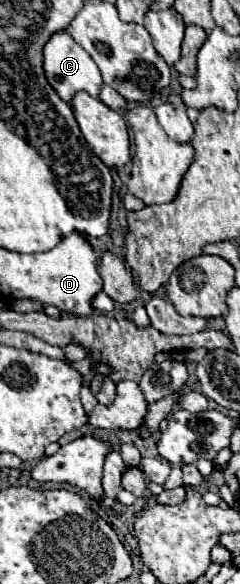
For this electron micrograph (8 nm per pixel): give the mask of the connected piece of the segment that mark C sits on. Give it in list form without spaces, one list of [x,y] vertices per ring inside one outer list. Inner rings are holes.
[[[58,32],[50,38],[50,42],[46,42],[46,46],[44,46],[44,74],[64,102],[70,102],[72,96],[80,90],[84,90],[96,98],[100,92],[100,86],[102,86],[102,76],[100,76],[98,66],[94,64],[90,54],[70,38],[68,32]]]

